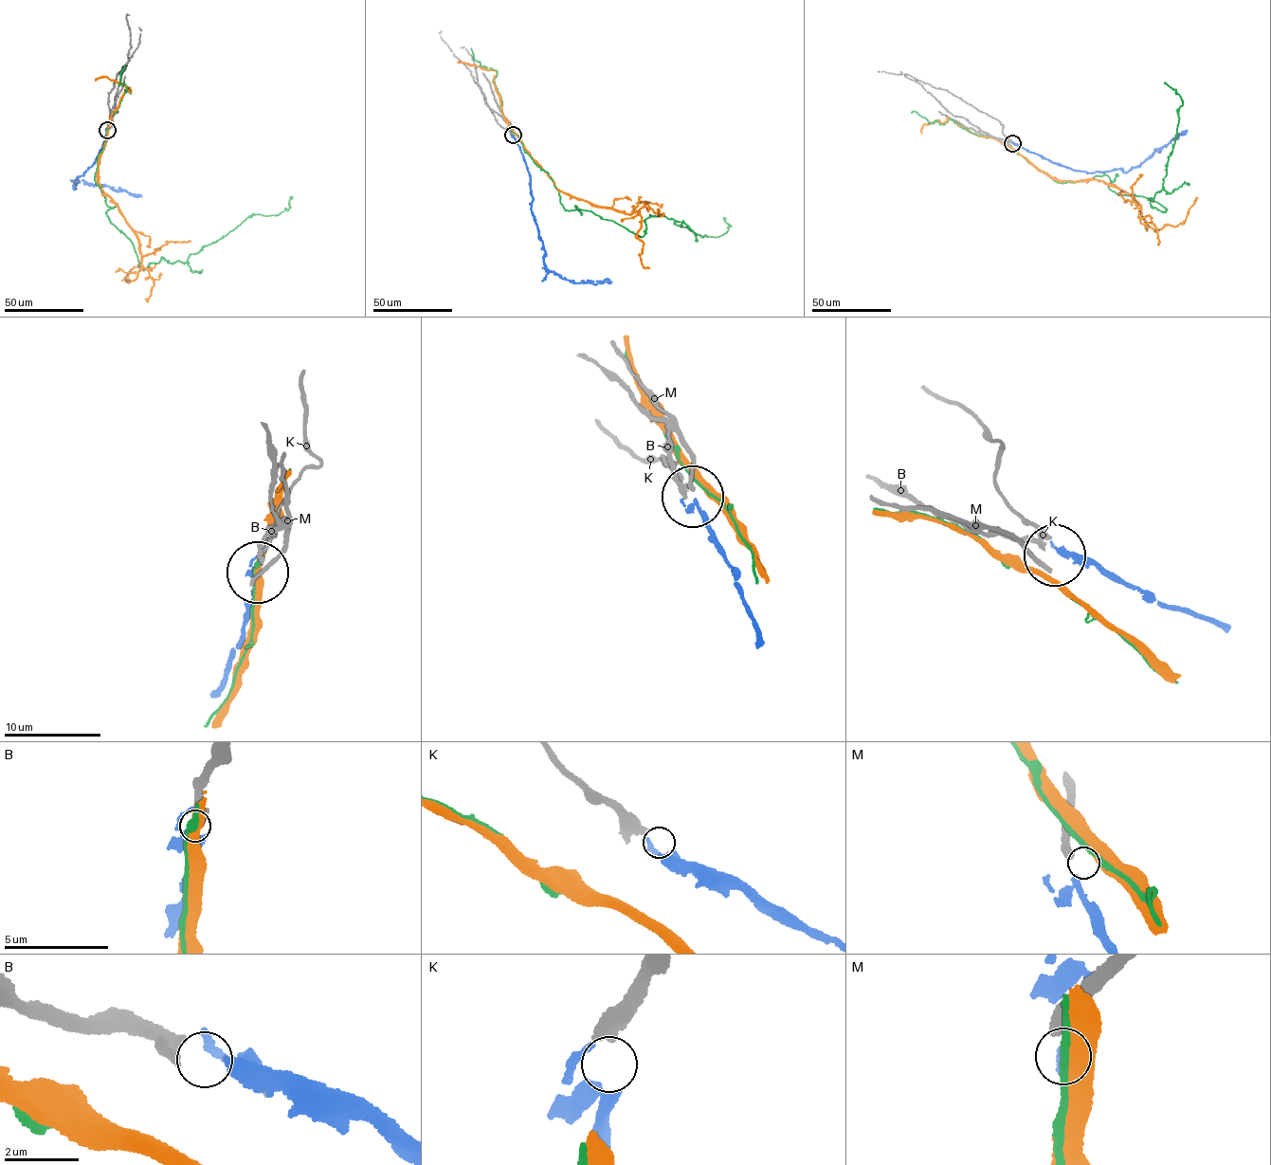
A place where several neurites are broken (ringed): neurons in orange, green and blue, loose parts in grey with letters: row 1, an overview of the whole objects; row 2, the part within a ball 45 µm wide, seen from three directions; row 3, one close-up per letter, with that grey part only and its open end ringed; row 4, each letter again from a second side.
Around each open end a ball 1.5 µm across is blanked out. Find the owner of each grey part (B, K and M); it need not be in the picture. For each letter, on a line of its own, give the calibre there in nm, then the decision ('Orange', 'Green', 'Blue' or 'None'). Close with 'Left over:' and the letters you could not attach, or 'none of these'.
B: Thickness 440 nm. Blue
K: Thickness 440 nm. None
M: Thickness 400 nm. None
Left over: K, M

